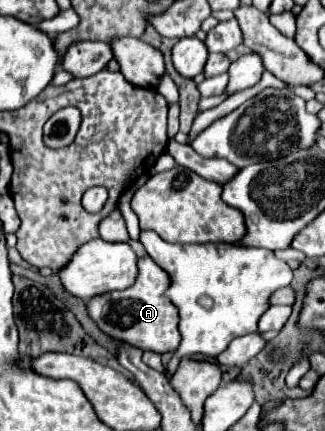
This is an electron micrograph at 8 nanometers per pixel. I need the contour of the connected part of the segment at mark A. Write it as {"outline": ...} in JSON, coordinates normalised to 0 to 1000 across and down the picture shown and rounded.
{"outline":[[[452,592],[422,601],[422,619],[428,619],[428,633],[403,666],[378,675],[298,684],[268,703],[274,735],[298,749],[298,759],[329,782],[348,782],[354,791],[397,796],[434,814],[477,814],[477,819],[526,814],[532,819],[551,805],[557,777],[545,768],[545,749],[551,749],[545,712],[502,689],[502,675],[520,666],[520,643]]]}

